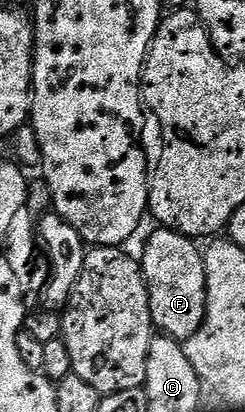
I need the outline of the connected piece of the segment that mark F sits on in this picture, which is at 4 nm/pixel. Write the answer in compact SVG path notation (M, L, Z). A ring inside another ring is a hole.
M157 228L146 240L145 251L139 254L139 261L147 284L154 327L162 335L184 344L199 332L205 319L207 272L202 247L185 234Z

